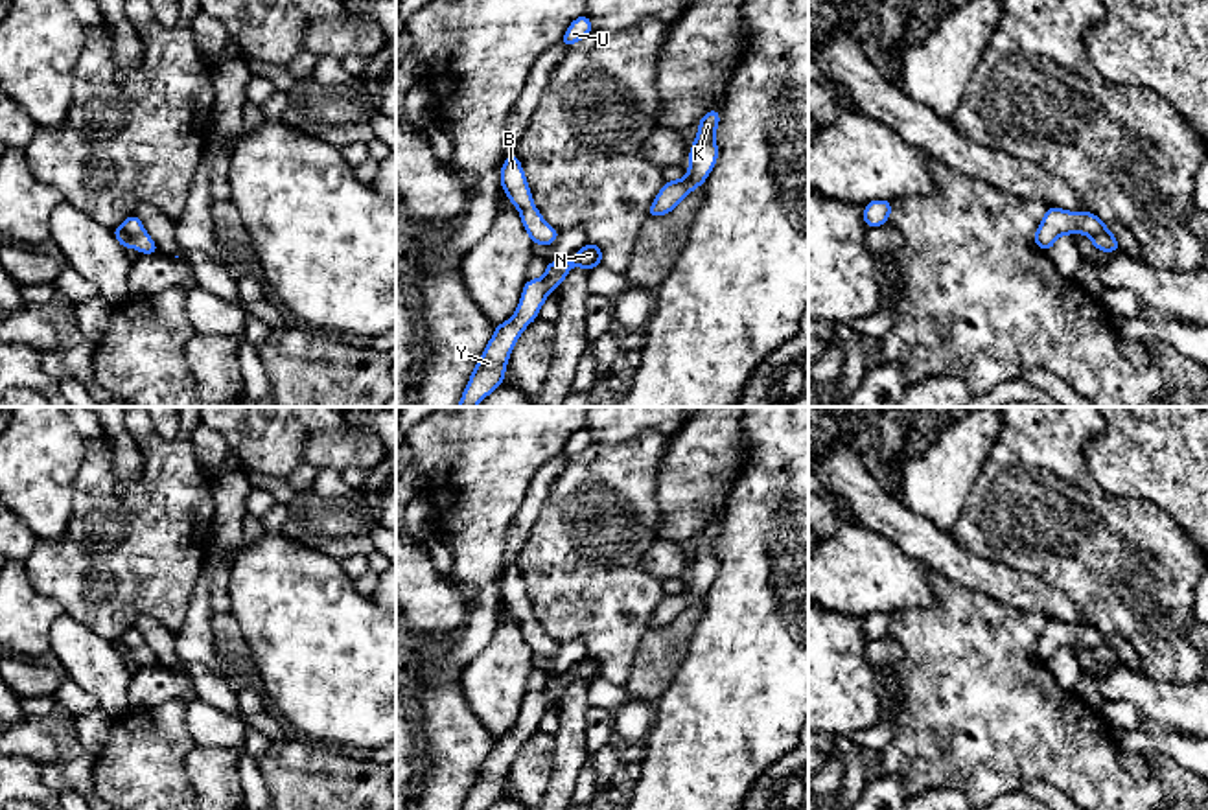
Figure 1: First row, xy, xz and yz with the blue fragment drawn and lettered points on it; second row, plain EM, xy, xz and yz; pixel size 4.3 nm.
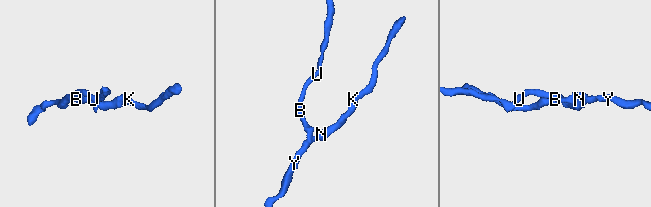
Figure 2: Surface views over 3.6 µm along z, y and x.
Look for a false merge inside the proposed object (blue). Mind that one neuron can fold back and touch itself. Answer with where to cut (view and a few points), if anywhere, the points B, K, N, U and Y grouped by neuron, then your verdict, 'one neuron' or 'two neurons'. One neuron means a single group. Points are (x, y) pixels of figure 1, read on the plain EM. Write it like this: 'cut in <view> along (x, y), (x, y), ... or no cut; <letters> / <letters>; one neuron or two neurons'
cut in xy along (120, 639), (133, 647), (142, 645); B U / K N Y; two neurons

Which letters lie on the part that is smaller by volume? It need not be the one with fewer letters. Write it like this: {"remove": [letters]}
{"remove": ["B", "U"]}

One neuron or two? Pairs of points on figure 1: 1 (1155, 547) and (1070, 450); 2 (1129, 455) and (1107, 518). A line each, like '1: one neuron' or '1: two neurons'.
1: one neuron
2: two neurons

